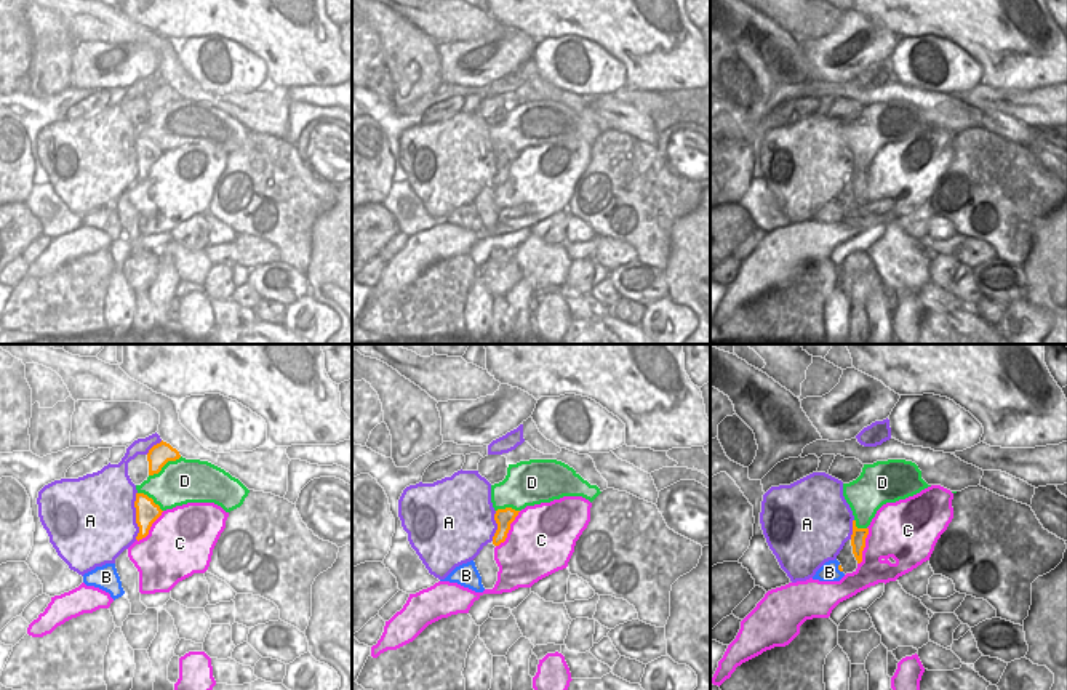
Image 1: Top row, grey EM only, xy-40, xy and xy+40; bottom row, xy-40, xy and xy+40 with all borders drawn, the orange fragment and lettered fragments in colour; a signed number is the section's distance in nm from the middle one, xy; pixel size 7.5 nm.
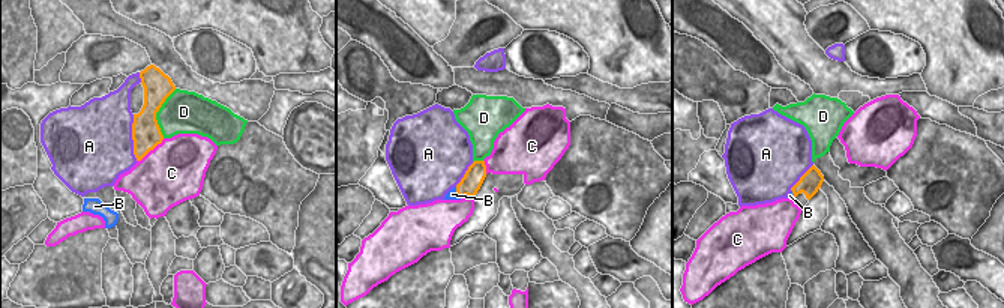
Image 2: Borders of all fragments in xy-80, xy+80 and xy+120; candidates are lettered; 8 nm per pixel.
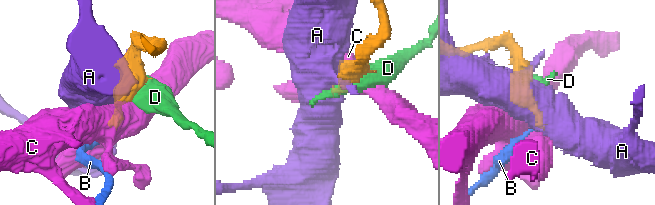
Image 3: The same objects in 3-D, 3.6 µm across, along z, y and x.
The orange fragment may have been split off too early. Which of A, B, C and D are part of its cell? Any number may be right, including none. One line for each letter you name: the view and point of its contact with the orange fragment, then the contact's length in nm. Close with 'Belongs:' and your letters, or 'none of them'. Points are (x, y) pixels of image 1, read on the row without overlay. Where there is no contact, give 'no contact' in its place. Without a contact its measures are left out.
Belongs: none of them

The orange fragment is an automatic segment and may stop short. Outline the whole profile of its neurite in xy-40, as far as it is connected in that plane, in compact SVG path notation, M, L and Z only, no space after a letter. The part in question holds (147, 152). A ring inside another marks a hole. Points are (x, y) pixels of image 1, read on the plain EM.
M136 134L134 149L136 165L139 168L136 181L139 183L149 176L152 165L162 157L163 152L144 134Z

